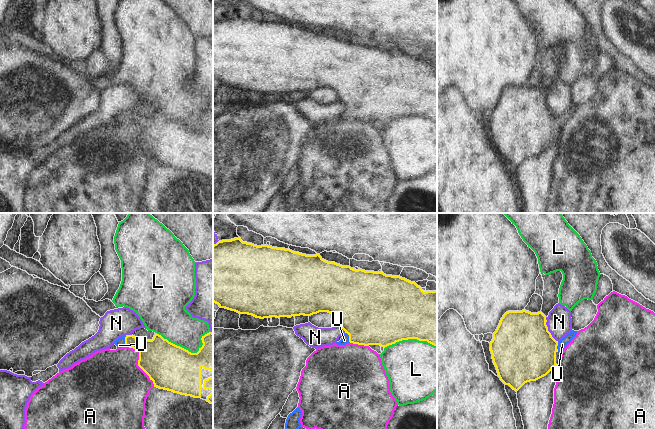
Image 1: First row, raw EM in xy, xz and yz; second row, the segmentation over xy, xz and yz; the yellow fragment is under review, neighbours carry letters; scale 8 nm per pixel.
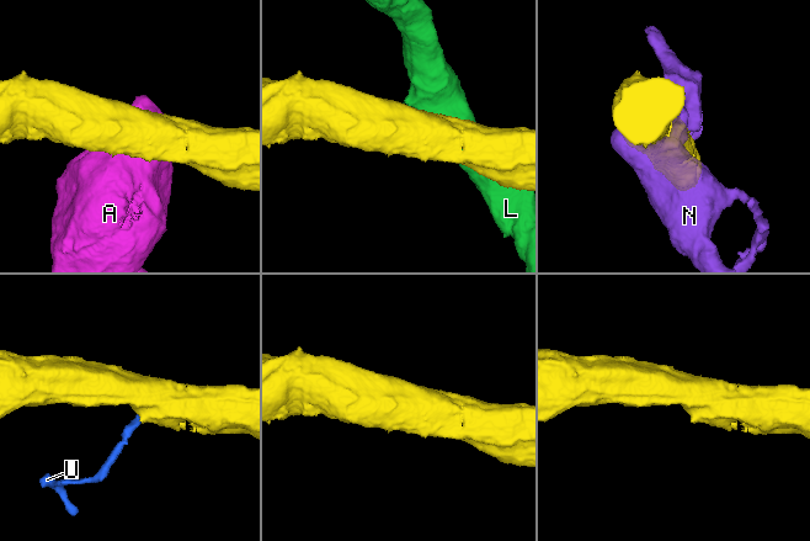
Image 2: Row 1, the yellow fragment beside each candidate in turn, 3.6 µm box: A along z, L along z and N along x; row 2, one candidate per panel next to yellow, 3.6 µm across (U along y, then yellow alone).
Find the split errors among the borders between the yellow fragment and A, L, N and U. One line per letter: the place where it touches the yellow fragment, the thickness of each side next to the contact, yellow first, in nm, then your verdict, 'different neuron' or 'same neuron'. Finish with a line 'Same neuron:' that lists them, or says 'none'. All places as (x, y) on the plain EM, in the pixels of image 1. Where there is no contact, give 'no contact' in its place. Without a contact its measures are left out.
A: xy (138, 138) | 360/480 nm | different neuron
L: xy (187, 126) | 360/280 nm | different neuron
N: yz (547, 105) | 500/200 nm | different neuron
U: xz (349, 113) | 480/70 nm | same neuron
Same neuron: U

